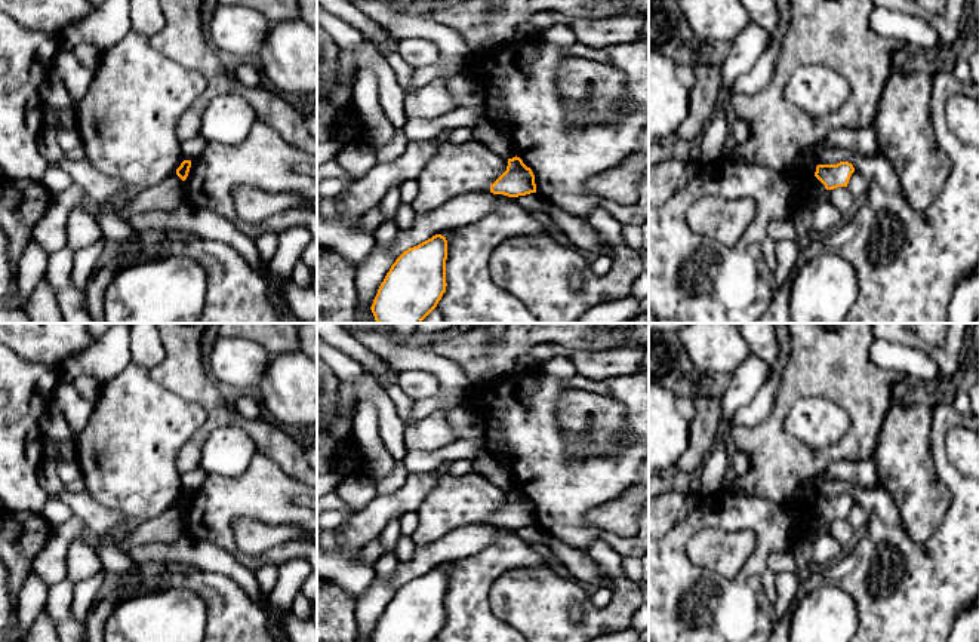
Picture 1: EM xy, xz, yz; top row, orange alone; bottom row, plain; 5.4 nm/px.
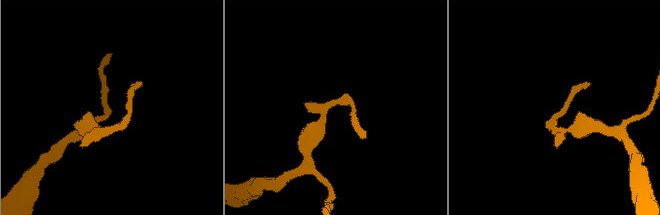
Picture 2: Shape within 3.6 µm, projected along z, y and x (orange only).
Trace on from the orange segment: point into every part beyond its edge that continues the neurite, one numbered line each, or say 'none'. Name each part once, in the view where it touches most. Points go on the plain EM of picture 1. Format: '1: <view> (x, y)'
none

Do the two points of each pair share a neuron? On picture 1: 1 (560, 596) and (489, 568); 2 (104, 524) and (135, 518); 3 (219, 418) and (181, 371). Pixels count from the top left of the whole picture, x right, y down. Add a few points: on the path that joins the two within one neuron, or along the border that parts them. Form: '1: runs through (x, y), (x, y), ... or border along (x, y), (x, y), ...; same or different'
1: border along (536, 567), (505, 571), (489, 590), (489, 605); different
2: border along (97, 498), (123, 516), (123, 522), (107, 537); different
3: runs through (215, 406), (193, 383); same

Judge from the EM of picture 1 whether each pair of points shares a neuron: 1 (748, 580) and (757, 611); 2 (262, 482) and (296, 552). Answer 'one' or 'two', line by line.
1: one
2: one

